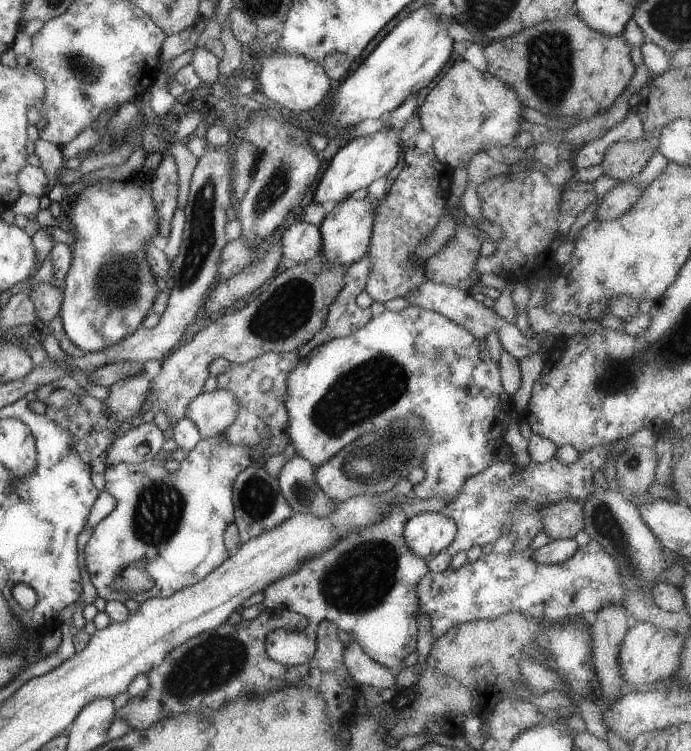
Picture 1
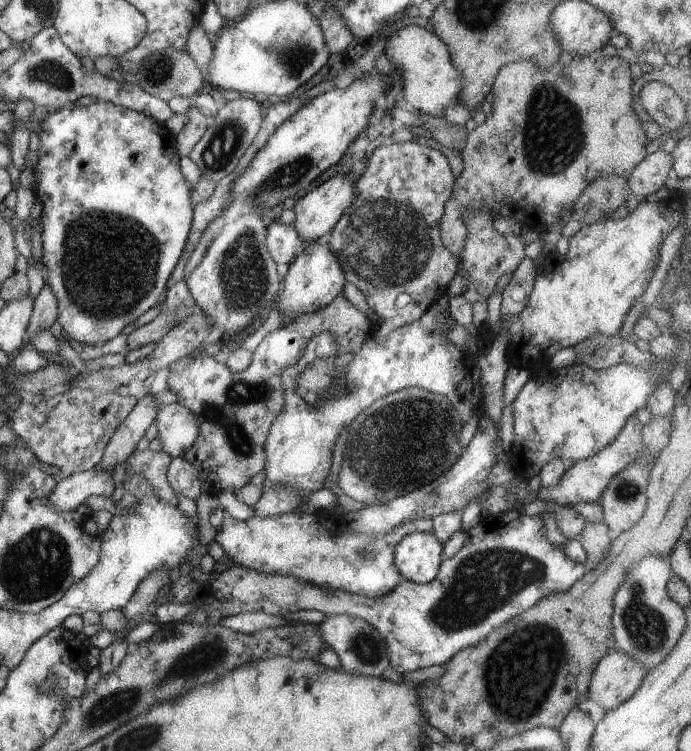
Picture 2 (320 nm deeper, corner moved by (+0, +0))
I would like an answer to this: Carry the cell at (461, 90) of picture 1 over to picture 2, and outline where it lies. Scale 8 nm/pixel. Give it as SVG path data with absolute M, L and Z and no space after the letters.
M408 25L379 47L402 76L403 104L418 112L442 116L444 106L461 104L461 74L454 68L443 40L428 27Z

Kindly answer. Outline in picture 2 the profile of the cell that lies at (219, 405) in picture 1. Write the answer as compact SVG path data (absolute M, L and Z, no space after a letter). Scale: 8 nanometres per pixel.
M170 403L161 407L154 419L157 438L162 442L162 449L172 458L183 456L199 433L195 416L180 403Z

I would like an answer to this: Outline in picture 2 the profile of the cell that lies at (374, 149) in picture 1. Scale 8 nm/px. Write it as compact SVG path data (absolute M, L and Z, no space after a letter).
M344 174L344 176L336 176L336 178L326 180L305 196L298 196L293 209L295 219L292 226L296 229L299 239L303 240L306 246L323 241L351 203L354 195L355 186Z

